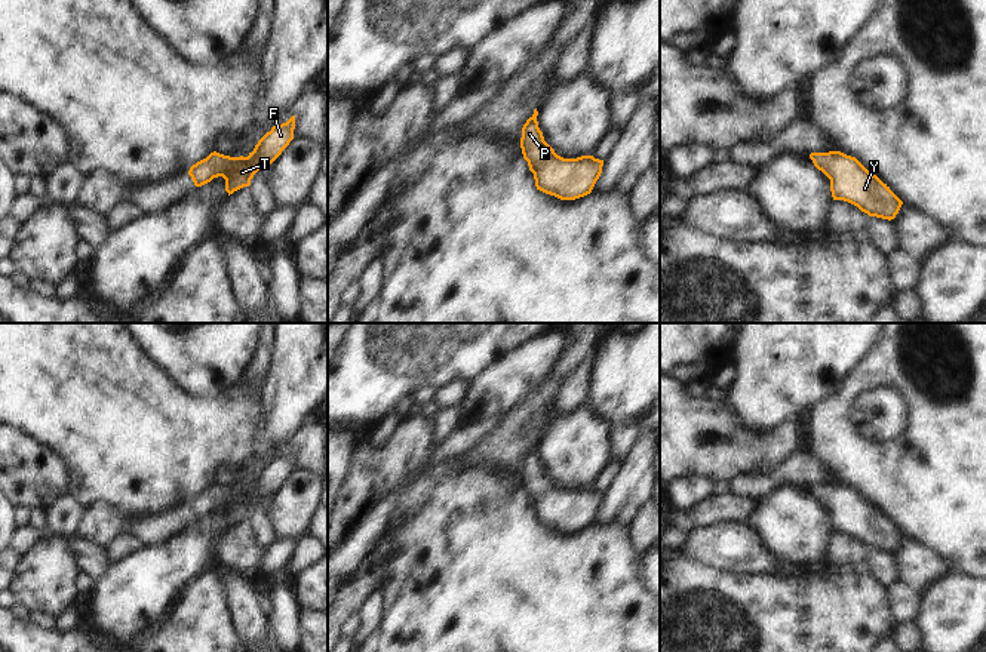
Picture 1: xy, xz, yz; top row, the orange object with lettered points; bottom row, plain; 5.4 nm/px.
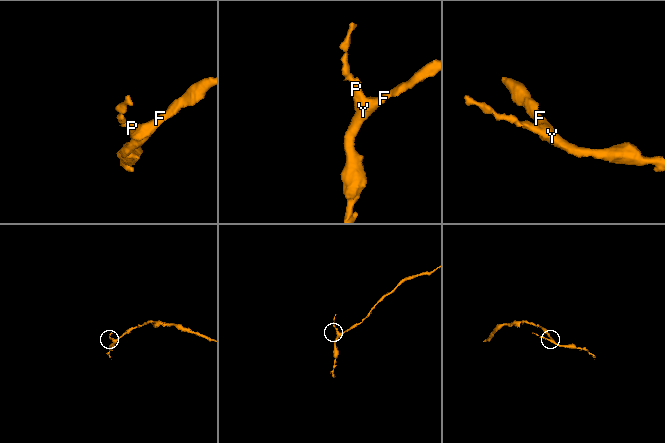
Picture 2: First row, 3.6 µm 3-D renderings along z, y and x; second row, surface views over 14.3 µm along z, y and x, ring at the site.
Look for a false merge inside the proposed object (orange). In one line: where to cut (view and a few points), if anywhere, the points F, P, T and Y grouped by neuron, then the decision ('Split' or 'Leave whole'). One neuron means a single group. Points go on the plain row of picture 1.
No split. Groups: F P T Y. Leave whole.

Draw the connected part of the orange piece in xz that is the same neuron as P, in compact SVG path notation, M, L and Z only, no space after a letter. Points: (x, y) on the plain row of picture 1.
M538 443L522 459L520 480L537 522L560 532L575 532L592 525L602 505L603 492L593 488L563 490L544 473L537 453Z

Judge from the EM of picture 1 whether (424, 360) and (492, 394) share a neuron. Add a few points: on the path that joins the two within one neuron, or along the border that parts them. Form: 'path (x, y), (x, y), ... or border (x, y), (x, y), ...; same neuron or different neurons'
border (497, 359), (470, 381); different neurons

